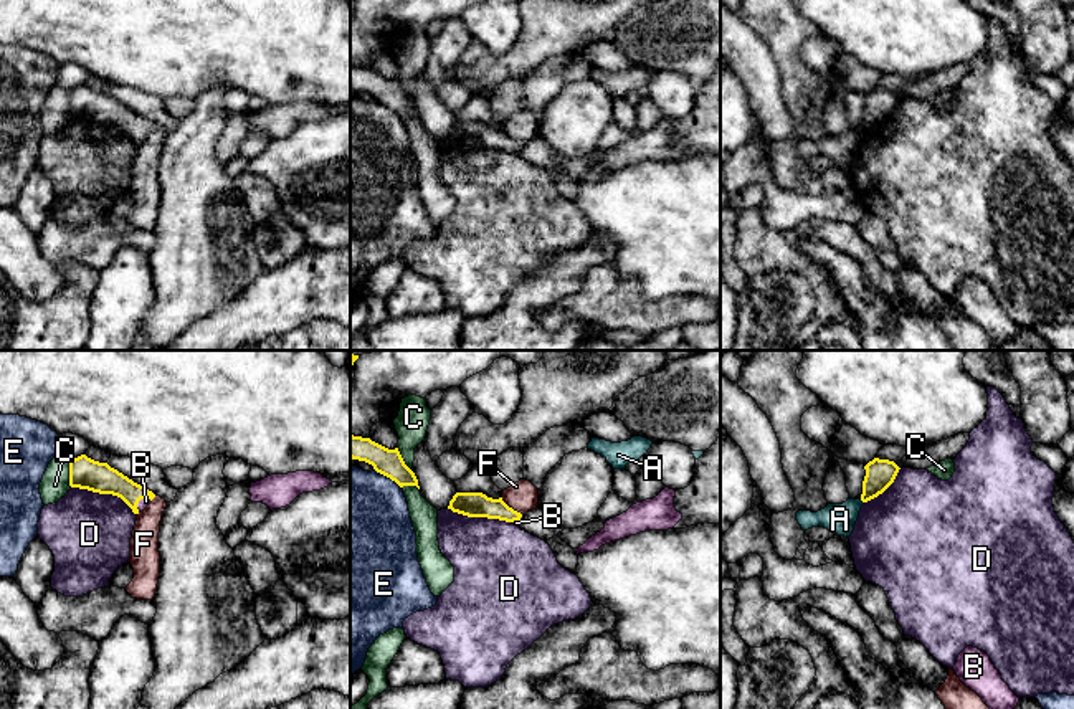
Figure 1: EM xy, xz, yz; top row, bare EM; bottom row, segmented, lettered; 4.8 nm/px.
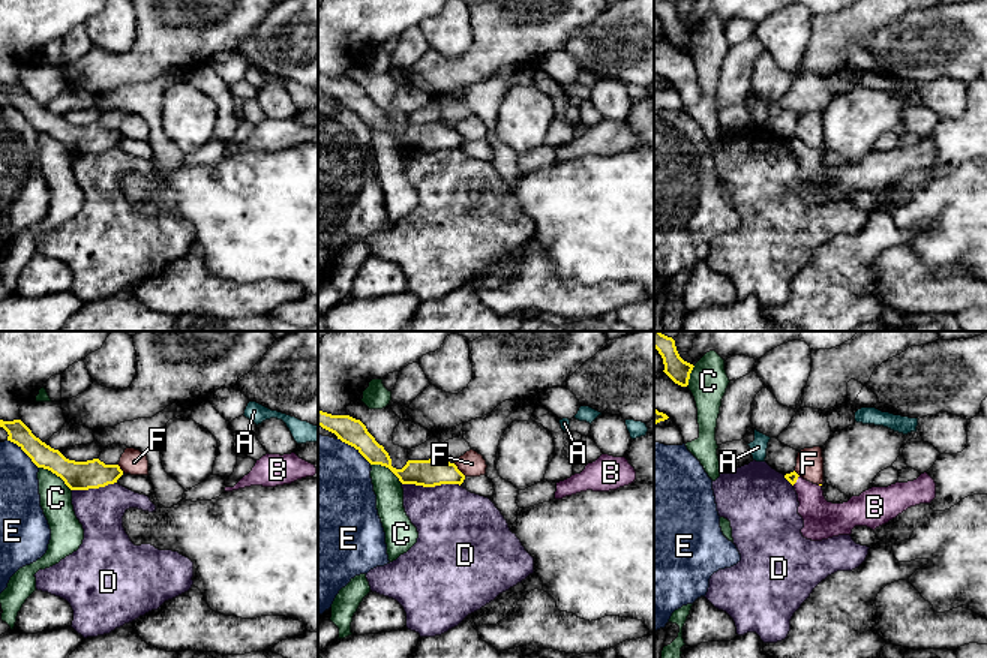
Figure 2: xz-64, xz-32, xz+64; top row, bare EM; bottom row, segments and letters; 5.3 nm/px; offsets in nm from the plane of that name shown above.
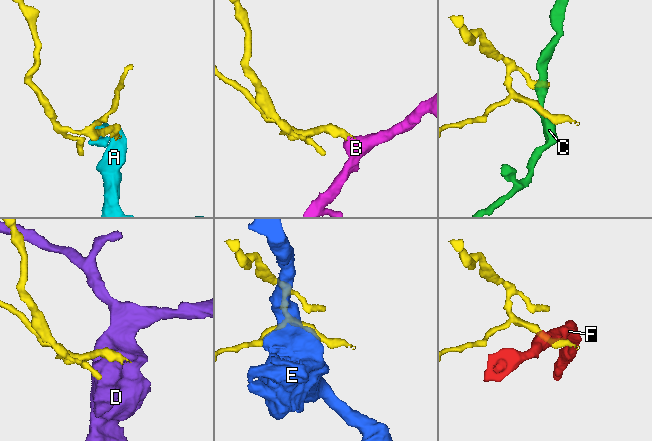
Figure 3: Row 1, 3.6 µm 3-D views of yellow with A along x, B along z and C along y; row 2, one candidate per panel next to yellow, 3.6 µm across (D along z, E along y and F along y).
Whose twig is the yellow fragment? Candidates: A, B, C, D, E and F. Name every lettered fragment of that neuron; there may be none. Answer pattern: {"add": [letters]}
{"add": ["B"]}

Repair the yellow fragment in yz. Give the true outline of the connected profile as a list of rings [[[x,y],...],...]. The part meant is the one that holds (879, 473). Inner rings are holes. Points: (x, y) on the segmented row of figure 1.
[[[874,458],[866,466],[861,501],[867,502],[882,494],[896,479],[899,466],[889,459]]]

